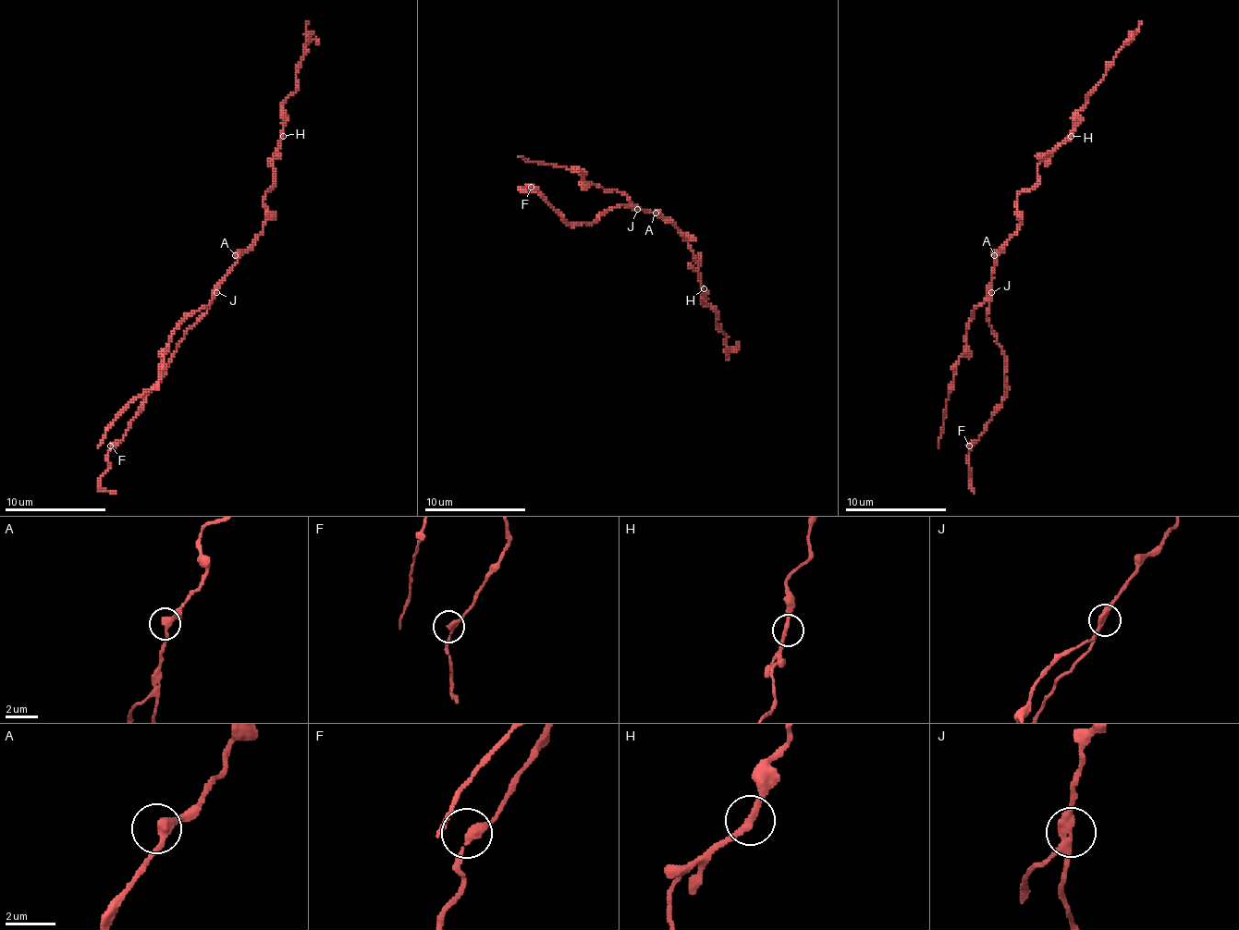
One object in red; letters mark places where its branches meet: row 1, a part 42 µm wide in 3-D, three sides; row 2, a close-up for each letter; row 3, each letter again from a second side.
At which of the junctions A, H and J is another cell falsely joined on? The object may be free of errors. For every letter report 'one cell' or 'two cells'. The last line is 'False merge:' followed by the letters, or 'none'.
A: one cell
H: one cell
J: two cells
False merge: J

